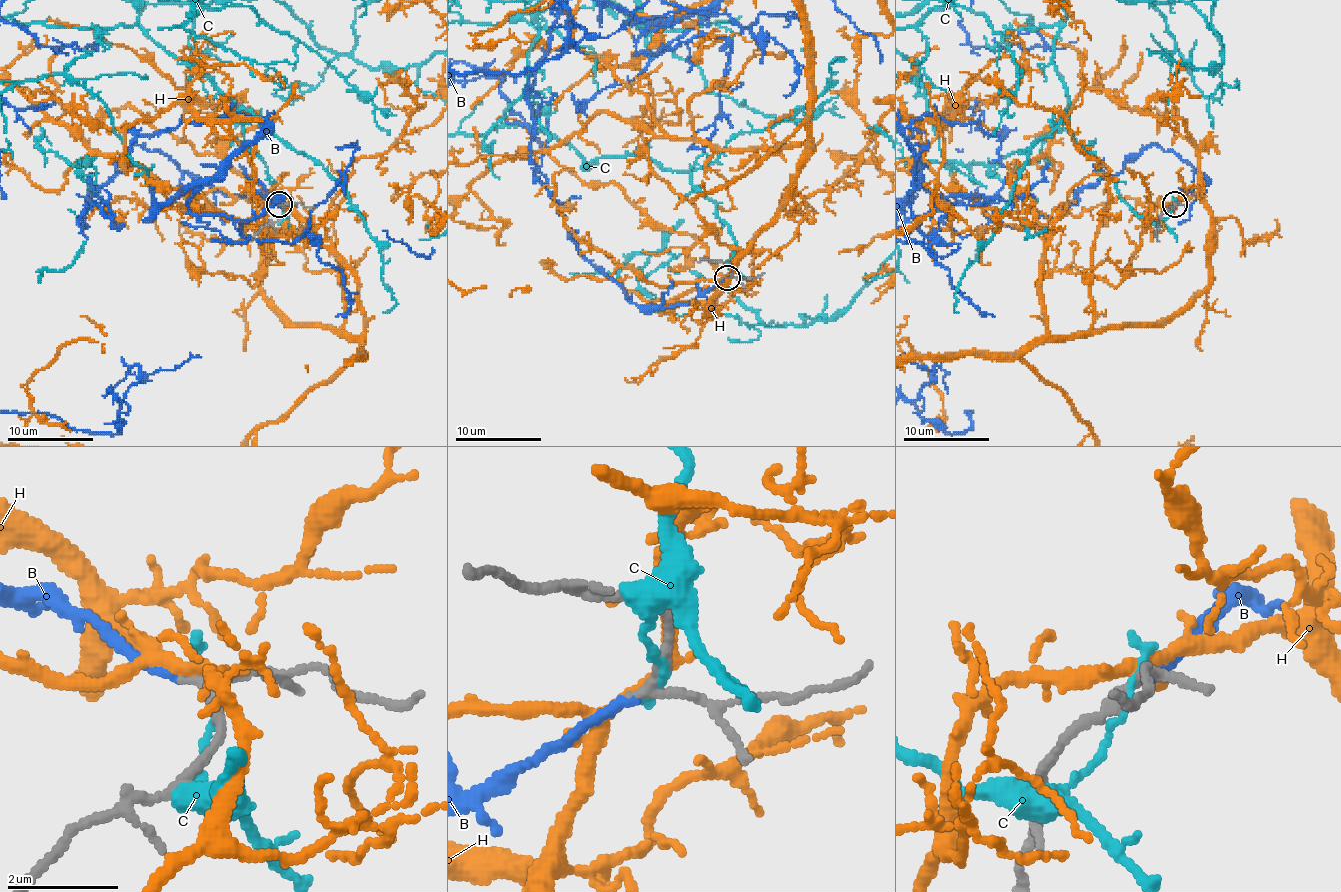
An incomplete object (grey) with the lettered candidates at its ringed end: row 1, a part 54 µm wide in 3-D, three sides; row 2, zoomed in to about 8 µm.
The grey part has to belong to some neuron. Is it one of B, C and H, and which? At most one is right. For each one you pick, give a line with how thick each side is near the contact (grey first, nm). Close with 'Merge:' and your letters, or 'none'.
B: 190/170 nm
Merge: B

